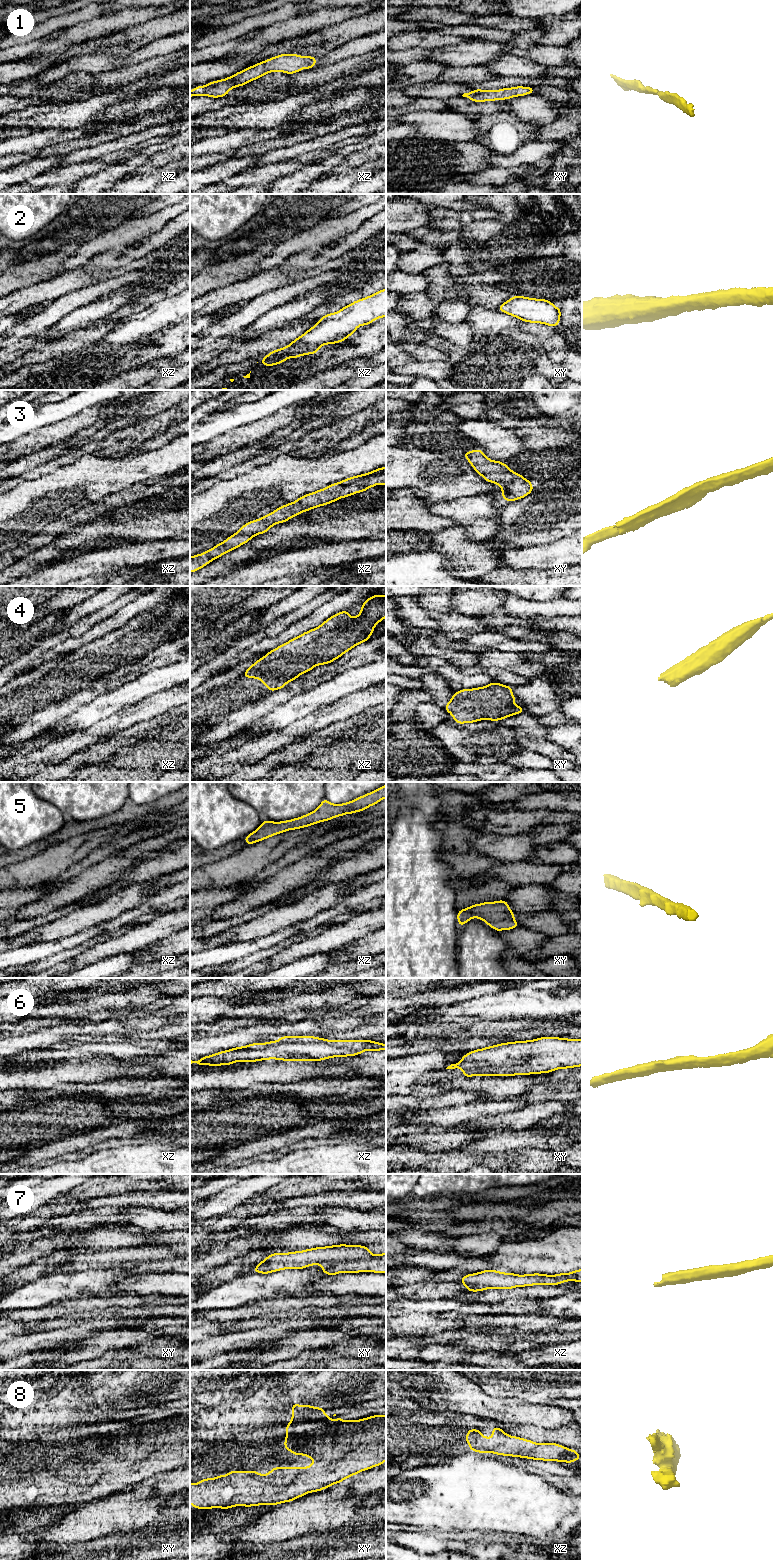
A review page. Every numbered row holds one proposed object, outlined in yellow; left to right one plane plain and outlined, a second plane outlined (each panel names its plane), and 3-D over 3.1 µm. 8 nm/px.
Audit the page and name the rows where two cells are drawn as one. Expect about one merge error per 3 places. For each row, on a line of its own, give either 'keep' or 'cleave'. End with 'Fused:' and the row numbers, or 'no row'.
1: keep
2: keep
3: keep
4: keep
5: keep
6: keep
7: keep
8: keep
Fused: no row

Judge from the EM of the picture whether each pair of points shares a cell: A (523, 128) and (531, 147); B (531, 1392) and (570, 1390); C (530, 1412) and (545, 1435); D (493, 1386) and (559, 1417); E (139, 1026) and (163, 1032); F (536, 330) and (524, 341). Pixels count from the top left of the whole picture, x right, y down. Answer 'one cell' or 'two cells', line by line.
A: two cells
B: one cell
C: two cells
D: two cells
E: two cells
F: two cells

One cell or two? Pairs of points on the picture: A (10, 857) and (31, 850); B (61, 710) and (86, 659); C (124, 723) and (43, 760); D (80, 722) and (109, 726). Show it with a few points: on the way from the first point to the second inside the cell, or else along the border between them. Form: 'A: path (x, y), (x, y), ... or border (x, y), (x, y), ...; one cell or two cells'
A: path (15, 856), (26, 852); one cell
B: border (88, 686), (45, 706); two cells
C: path (104, 727), (87, 738), (63, 747); one cell
D: border (116, 713), (76, 733); two cells

